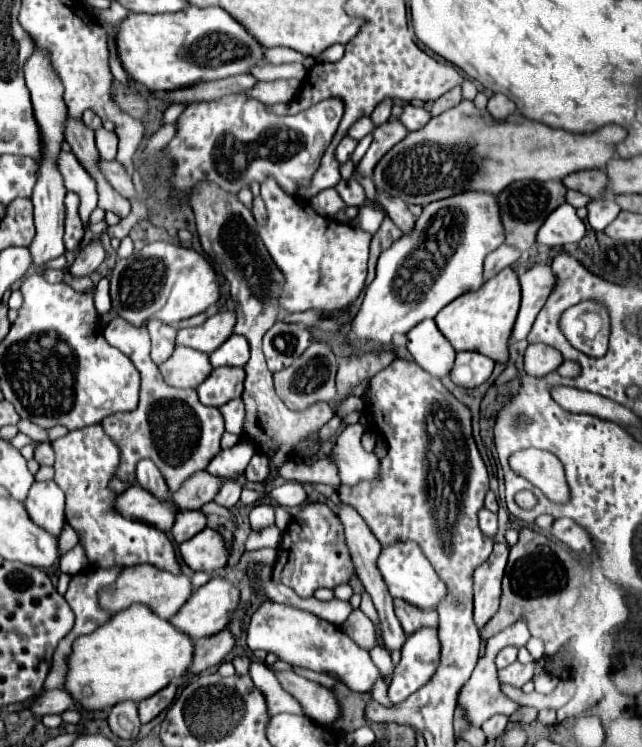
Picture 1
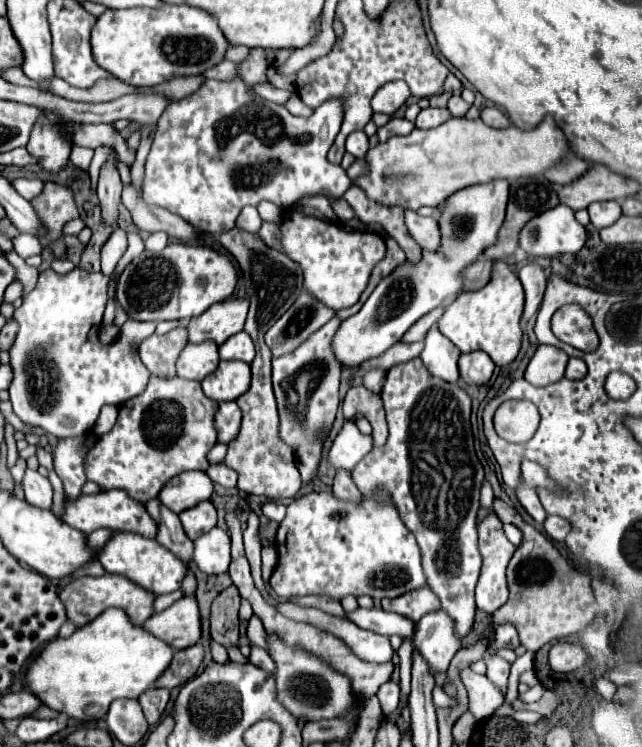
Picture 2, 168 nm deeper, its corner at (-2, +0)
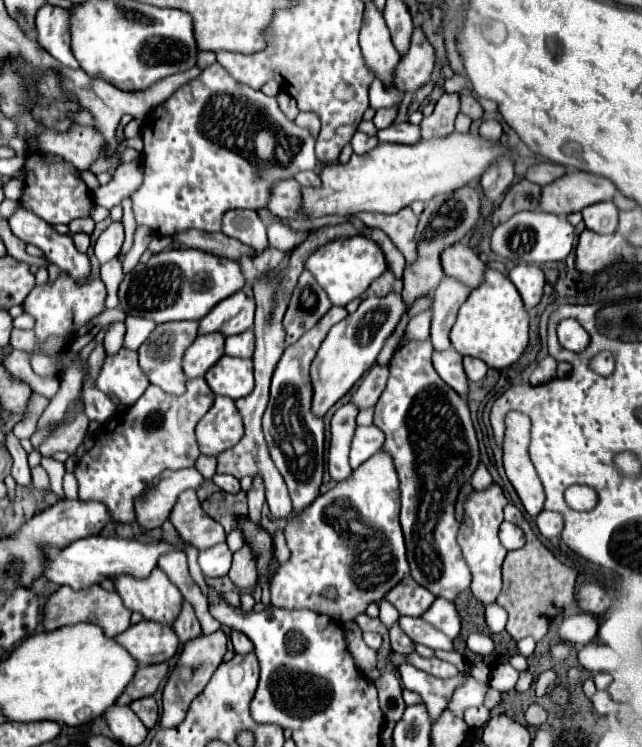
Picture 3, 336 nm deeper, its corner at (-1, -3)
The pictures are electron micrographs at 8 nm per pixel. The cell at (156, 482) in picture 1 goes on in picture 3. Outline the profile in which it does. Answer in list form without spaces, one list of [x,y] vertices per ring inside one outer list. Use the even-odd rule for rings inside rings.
[[[183,599],[181,613],[179,613],[179,617],[175,619],[173,627],[175,627],[177,637],[179,637],[179,641],[181,641],[181,643],[185,643],[185,641],[193,639],[195,635],[197,635],[197,637],[201,635],[201,625],[199,625],[197,615],[195,615],[195,609],[193,609],[193,605],[191,605],[189,601],[185,601],[185,599]]]

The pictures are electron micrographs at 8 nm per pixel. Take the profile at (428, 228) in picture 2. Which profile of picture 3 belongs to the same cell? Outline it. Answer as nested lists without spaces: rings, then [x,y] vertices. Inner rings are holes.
[[[455,243],[443,249],[441,267],[445,275],[455,277],[457,281],[465,281],[465,285],[471,285],[471,289],[479,287],[483,281],[485,265],[477,257],[477,253],[473,253],[467,245]]]

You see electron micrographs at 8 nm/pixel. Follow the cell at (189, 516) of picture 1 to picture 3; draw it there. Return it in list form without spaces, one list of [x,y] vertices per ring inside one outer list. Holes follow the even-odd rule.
[[[195,491],[179,495],[175,509],[171,511],[169,521],[175,525],[177,533],[185,543],[195,545],[199,551],[207,549],[219,541],[225,541],[223,527],[203,513],[201,503]]]

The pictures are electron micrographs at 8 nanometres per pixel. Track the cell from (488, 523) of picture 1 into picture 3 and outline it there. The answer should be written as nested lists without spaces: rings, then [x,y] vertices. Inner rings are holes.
[[[479,463],[477,473],[475,473],[475,475],[473,475],[473,479],[471,479],[473,489],[475,489],[475,491],[485,491],[487,487],[491,487],[491,483],[493,483],[493,479],[491,479],[491,475],[489,475],[487,467]]]

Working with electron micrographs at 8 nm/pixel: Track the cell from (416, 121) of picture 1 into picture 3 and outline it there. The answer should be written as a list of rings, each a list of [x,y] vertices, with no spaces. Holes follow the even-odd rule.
[[[445,93],[437,101],[435,111],[429,117],[423,117],[423,121],[419,125],[421,137],[431,139],[431,137],[443,137],[447,133],[453,133],[457,113],[459,113],[459,95]]]

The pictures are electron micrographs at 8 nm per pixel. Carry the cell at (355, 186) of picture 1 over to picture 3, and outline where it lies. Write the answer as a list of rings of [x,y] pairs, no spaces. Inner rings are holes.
[[[213,63],[211,67],[203,69],[201,77],[197,77],[195,81],[183,85],[183,89],[175,91],[167,103],[161,103],[155,107],[155,111],[149,115],[149,119],[145,121],[143,125],[143,143],[145,143],[145,149],[143,149],[143,167],[145,167],[145,177],[143,177],[143,183],[141,187],[131,195],[133,199],[133,213],[135,213],[135,219],[139,225],[147,225],[149,229],[153,229],[153,233],[157,235],[173,235],[177,231],[187,231],[187,229],[201,229],[201,231],[221,231],[221,221],[223,221],[223,215],[231,209],[253,209],[253,211],[259,211],[259,209],[265,209],[269,205],[269,199],[271,199],[271,189],[279,183],[279,181],[285,181],[285,179],[293,179],[299,171],[317,171],[317,165],[319,165],[319,159],[315,155],[315,143],[317,143],[317,135],[313,135],[309,129],[303,129],[303,127],[297,127],[295,121],[289,121],[283,111],[279,109],[275,97],[269,97],[265,95],[263,91],[255,91],[239,81],[235,81],[219,63]]]

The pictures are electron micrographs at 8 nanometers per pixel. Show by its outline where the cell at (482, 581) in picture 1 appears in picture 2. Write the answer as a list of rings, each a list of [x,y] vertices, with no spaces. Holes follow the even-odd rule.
[[[488,514],[480,524],[478,524],[478,550],[482,554],[482,570],[480,570],[480,580],[476,586],[476,606],[484,610],[486,614],[492,614],[500,604],[508,600],[508,582],[506,582],[506,566],[516,550],[514,544],[508,542],[502,530],[502,522],[496,514]]]

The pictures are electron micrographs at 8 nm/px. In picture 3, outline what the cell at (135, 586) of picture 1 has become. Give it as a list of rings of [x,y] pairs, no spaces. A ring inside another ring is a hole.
[[[91,585],[91,587],[79,589],[79,591],[75,591],[75,589],[71,589],[71,587],[59,587],[59,589],[47,599],[43,611],[45,611],[43,625],[45,625],[47,631],[89,621],[89,623],[95,623],[95,625],[103,627],[103,629],[109,633],[109,637],[117,637],[119,633],[123,633],[123,631],[129,629],[129,625],[131,625],[131,609],[127,609],[127,607],[123,605],[121,597],[119,597],[115,591],[107,591],[107,589],[103,589],[101,585]]]

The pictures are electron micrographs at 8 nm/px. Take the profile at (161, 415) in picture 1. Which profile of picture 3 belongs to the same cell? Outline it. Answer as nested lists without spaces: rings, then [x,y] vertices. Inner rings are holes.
[[[203,377],[189,379],[183,395],[163,393],[159,387],[149,389],[125,411],[117,413],[97,435],[95,445],[81,457],[75,467],[81,501],[103,501],[115,521],[135,525],[135,499],[167,469],[179,471],[193,467],[201,455],[195,425],[211,409],[215,395]]]

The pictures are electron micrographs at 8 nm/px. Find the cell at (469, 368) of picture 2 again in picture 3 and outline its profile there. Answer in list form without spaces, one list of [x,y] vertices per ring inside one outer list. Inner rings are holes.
[[[463,357],[463,367],[469,381],[481,381],[489,371],[489,367],[475,357]]]

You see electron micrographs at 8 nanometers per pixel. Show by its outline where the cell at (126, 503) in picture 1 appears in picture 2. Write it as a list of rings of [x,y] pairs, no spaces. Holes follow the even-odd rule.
[[[106,490],[106,492],[98,492],[98,494],[90,494],[90,496],[80,496],[76,500],[66,500],[64,504],[64,514],[60,516],[60,520],[84,534],[90,534],[98,528],[110,528],[114,532],[132,532],[132,534],[140,534],[144,538],[154,538],[156,536],[156,524],[152,522],[152,518],[148,516],[146,508],[140,506],[136,500],[132,500],[128,494],[124,494],[124,490]]]

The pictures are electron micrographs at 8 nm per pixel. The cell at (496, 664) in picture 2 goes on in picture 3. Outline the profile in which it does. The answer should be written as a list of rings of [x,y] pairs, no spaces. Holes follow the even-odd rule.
[[[467,677],[467,681],[453,693],[451,697],[451,703],[449,703],[449,709],[455,713],[455,715],[463,715],[463,711],[471,705],[483,705],[485,701],[485,695],[487,691],[491,689],[489,683],[481,683],[477,681],[475,677]]]

